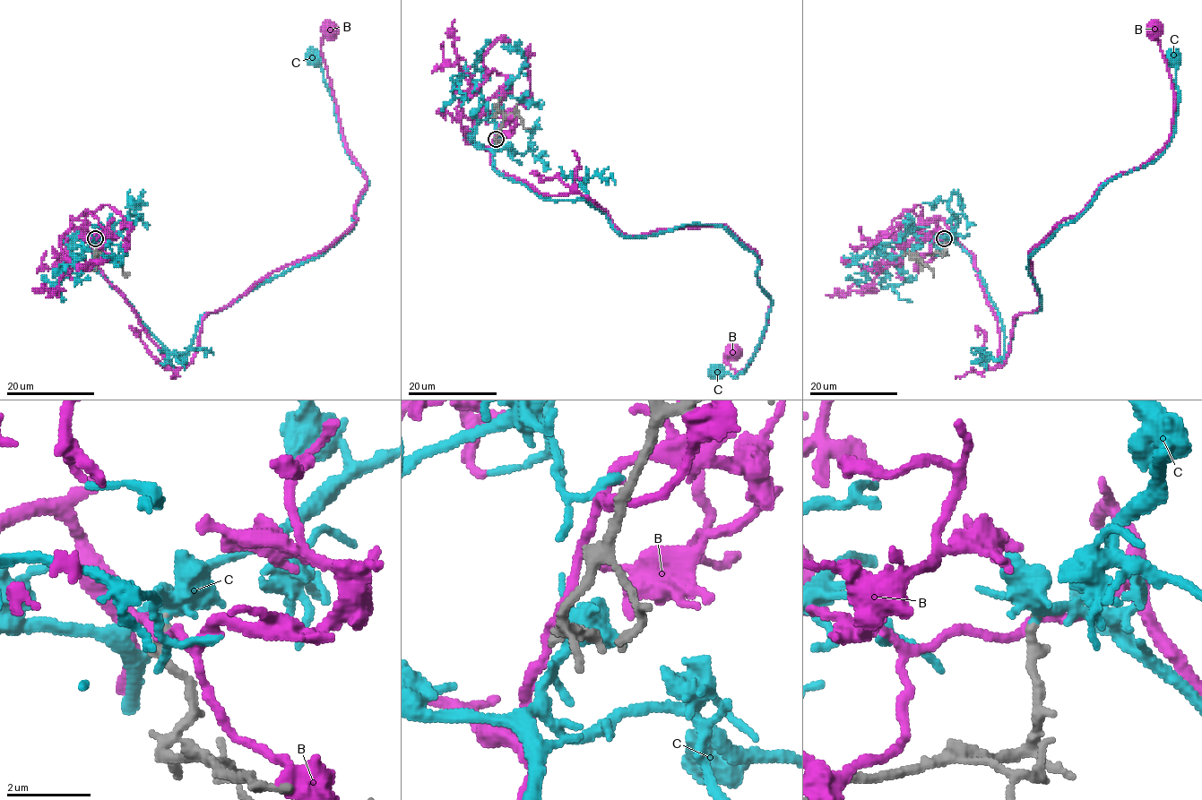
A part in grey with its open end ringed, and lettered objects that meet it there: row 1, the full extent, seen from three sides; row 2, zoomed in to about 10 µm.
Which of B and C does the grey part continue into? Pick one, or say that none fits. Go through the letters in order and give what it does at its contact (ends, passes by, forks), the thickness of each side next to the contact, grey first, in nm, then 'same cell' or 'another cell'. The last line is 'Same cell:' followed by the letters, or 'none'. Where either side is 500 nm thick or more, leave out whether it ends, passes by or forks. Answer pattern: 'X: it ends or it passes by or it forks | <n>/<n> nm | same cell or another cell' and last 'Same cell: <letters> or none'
B: it passes by | 300/190 nm | another cell
C: it forks | 280/280 nm | same cell
Same cell: C

